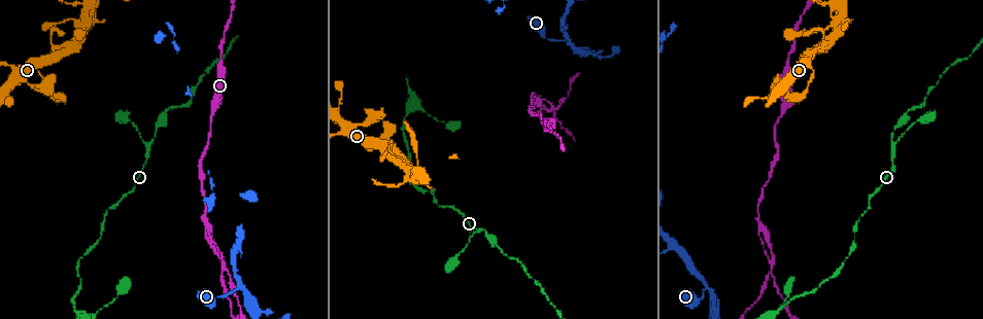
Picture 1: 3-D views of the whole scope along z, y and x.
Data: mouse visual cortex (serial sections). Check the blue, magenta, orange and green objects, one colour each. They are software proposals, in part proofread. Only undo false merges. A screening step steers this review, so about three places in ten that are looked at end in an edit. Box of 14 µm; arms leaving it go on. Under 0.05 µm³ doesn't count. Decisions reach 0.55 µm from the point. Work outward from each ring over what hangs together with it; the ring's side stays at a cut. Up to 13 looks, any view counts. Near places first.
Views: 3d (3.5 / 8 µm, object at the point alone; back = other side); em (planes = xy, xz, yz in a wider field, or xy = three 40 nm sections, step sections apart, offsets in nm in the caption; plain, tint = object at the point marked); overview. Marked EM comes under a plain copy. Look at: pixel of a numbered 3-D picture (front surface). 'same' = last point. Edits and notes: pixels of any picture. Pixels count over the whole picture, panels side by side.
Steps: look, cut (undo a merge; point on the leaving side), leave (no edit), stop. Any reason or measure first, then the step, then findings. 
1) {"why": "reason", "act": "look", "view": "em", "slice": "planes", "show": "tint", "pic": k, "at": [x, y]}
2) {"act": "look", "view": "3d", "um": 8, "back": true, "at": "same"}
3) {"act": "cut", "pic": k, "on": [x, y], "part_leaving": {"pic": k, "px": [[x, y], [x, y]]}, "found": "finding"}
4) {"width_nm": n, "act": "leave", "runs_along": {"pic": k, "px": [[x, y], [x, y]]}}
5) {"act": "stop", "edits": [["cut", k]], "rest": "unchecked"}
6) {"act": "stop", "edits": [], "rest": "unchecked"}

{"why": "thin neck", "act": "look", "view": "3d", "um": 3.5, "pic": 1, "at": [51, 40]}

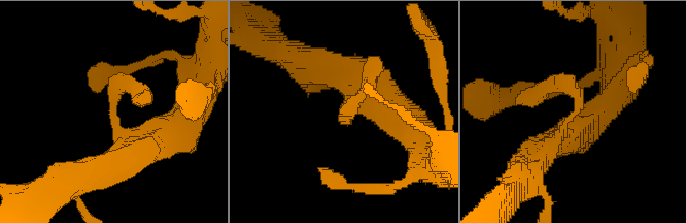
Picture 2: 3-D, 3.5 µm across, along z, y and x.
{"act": "look", "view": "em", "slice": "xy", "step": 1, "show": "tint", "pic": 2, "at": [113, 119]}

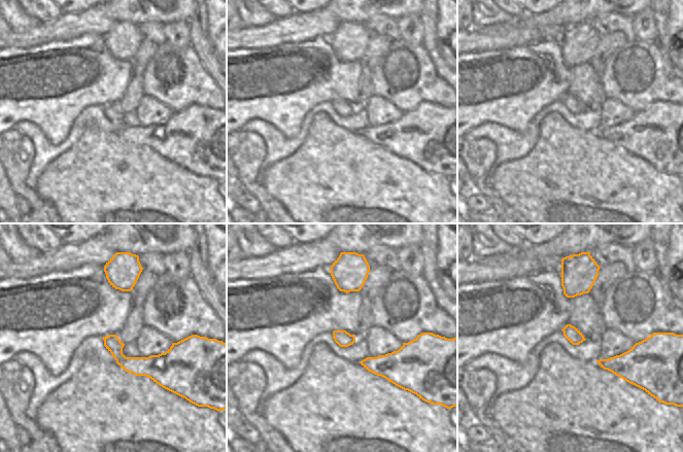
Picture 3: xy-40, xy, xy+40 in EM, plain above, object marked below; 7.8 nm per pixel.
{"act": "leave", "runs_along": {"pic": 2, "px": [[532, 165], [579, 105], [567, 83], [548, 86]]}, "found": "continuous, no second cell"}

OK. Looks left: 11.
{"why": "side arm on a straight run", "act": "look", "view": "3d", "um": 3.5, "pic": 1, "at": [478, 232]}

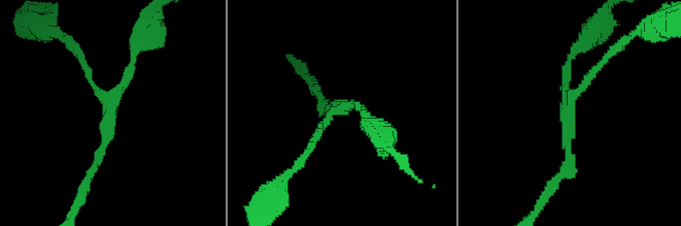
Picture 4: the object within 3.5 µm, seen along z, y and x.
{"arms": 3, "arm_widths_nm": [150, 150, 150], "why": "now the EM", "act": "look", "view": "em", "slice": "xy", "step": 1, "show": "tint", "pic": 4, "at": [111, 107]}

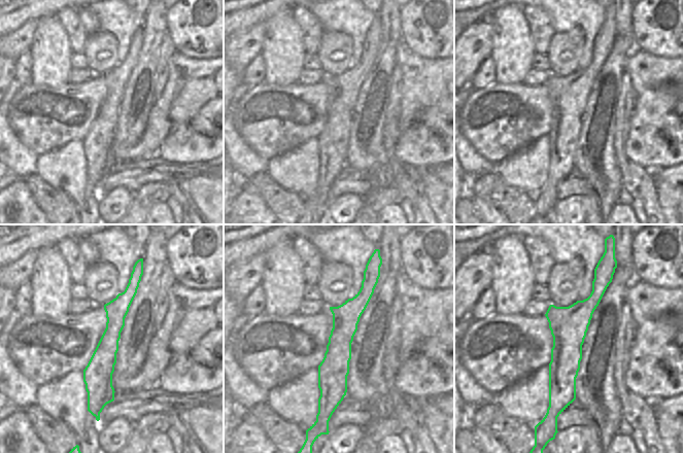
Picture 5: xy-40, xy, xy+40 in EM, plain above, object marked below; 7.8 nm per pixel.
{"width_nm": 240, "act": "leave", "runs_along": {"pic": 4, "px": [[92, 170], [136, 46]]}, "found": "continuous, no second cell"}

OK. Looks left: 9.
{"act": "look", "view": "3d", "um": 3.5, "pic": 1, "at": [759, 214]}

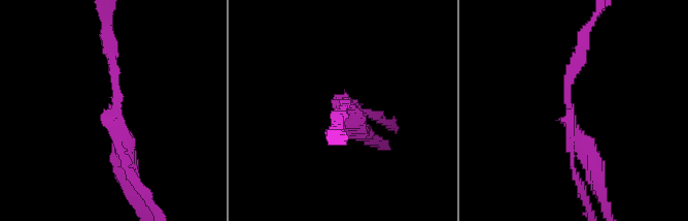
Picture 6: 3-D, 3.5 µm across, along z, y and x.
{"arm_widths_nm": [200, 300], "act": "look", "view": "em", "slice": "xy", "step": 5, "show": "tint", "pic": 6, "at": [570, 105]}

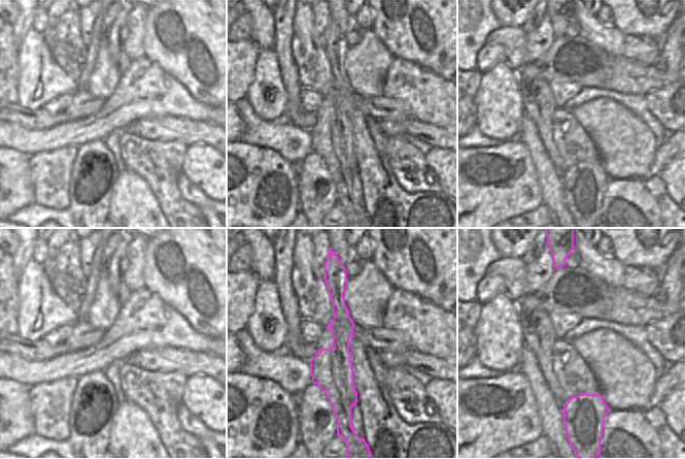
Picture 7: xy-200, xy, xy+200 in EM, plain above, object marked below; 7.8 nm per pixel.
{"act": "cut", "pic": 6, "on": [585, 202], "found": "two cells meet here"}

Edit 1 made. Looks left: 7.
{"act": "look", "view": "3d", "um": 3.5, "pic": 1, "at": [569, 44]}

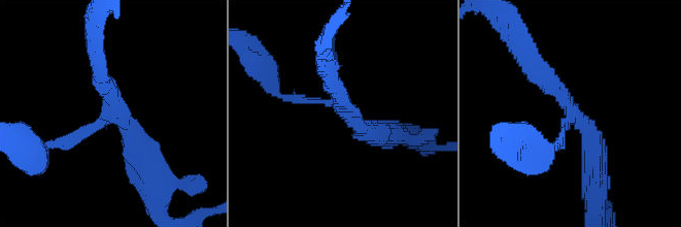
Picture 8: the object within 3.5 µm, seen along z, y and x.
{"arms": 3, "arm_widths_nm": [150, 250, 350], "why": "shape alone is not enough", "act": "look", "view": "em", "slice": "xy", "step": 3, "show": "tint", "pic": 8, "at": [342, 109]}

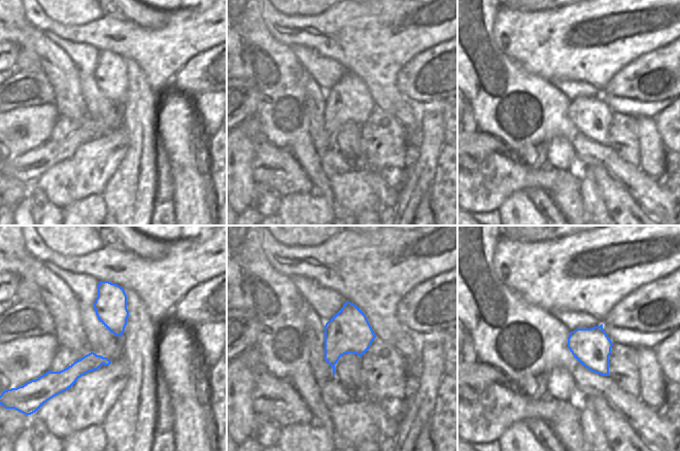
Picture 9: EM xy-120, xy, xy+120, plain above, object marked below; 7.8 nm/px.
{"act": "leave", "found": "all the same cell"}

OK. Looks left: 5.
{"why": "side arm on a straight run", "act": "look", "view": "3d", "um": 3.5, "pic": 1, "at": [564, 12]}

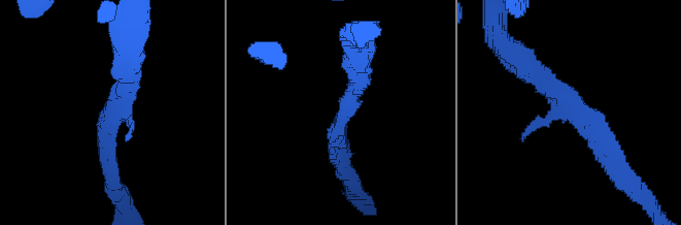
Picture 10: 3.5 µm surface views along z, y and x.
{"why": "now the EM", "act": "look", "view": "em", "slice": "planes", "show": "tint", "pic": 10, "at": [345, 115]}

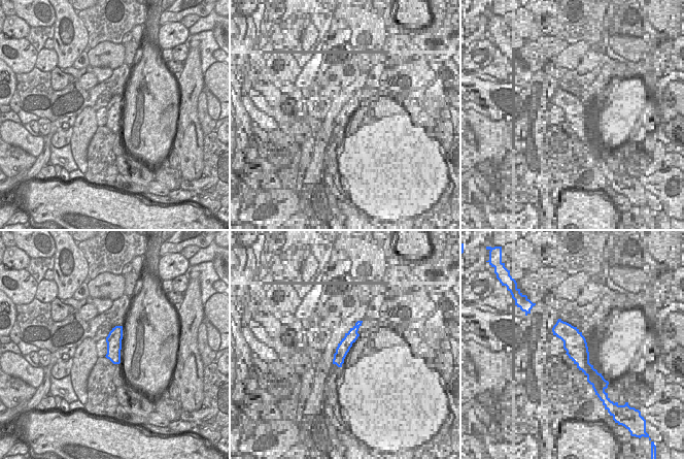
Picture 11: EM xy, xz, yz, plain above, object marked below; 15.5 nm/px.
{"act": "leave", "runs_along": {"pic": 10, "px": [[617, 163], [580, 111], [525, 64]]}, "found": "one cell here"}

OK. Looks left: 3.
{"act": "stop", "edits": [["cut", 6]], "rest": "unchecked"}

